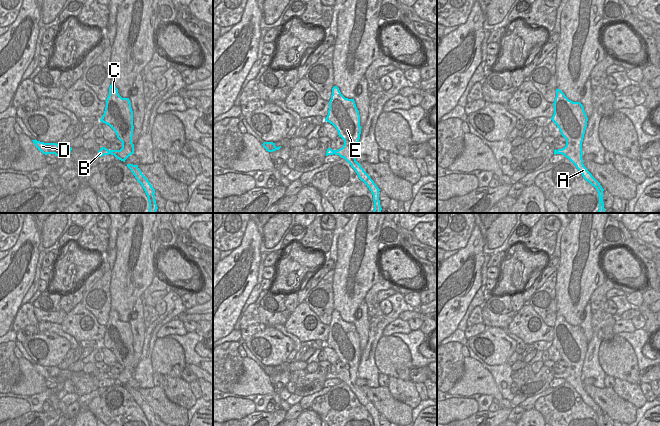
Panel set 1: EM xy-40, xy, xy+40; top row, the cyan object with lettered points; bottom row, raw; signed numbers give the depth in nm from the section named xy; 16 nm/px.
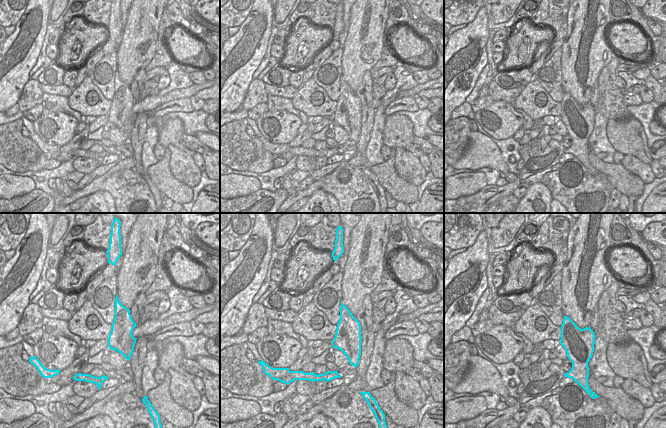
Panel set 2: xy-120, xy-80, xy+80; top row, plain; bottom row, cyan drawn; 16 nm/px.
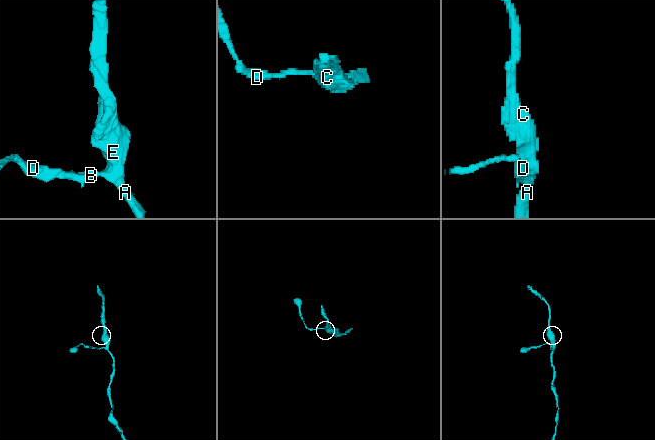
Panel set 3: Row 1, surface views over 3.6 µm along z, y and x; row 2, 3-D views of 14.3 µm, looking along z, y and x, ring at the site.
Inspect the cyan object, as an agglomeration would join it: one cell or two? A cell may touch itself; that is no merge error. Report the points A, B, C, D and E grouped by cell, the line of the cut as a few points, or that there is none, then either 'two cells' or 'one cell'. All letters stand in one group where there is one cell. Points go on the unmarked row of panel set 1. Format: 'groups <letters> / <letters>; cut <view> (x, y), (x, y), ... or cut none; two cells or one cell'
groups A B C D E; cut none; one cell

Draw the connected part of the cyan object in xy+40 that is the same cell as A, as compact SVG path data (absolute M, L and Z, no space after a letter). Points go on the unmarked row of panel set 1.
M556 313L553 330L554 338L551 344L566 363L566 370L555 373L554 378L562 378L568 382L581 396L583 402L596 412L599 426L603 426L604 413L583 388L582 366L588 345L583 329L569 324L560 313Z

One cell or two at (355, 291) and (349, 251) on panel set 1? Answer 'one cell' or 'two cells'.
one cell

